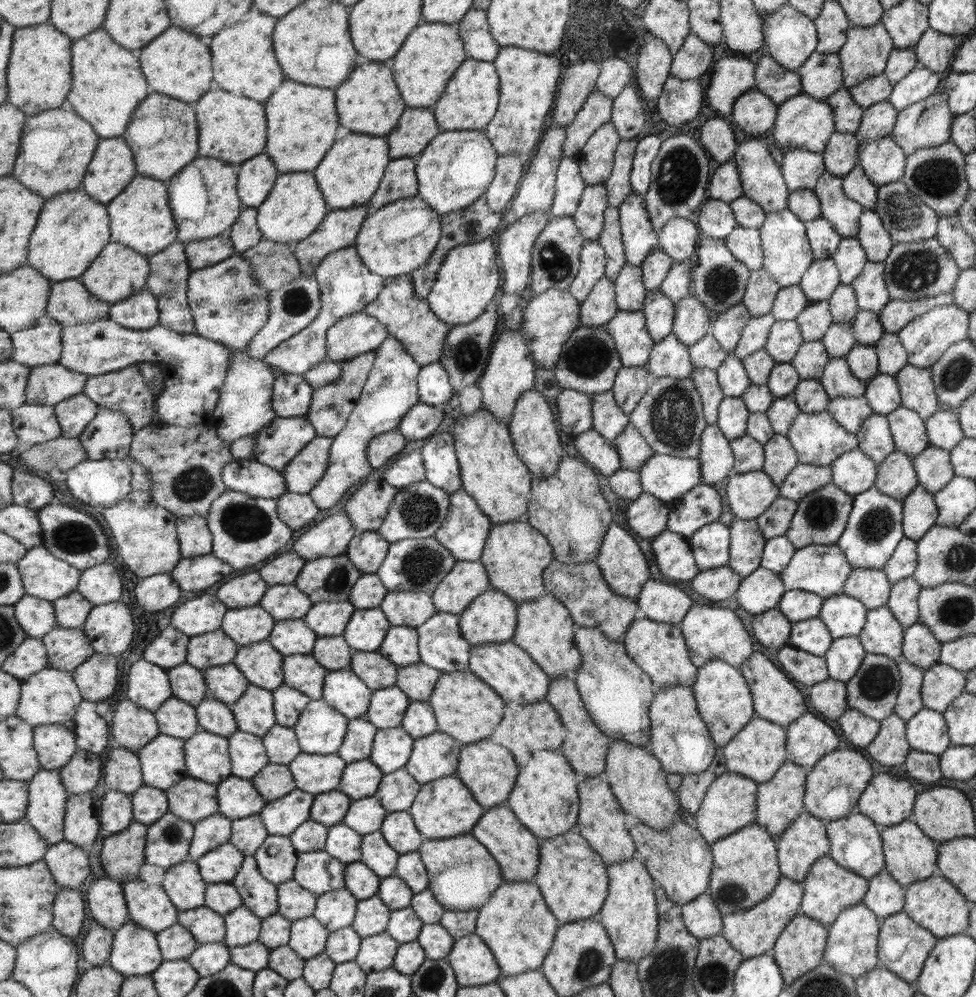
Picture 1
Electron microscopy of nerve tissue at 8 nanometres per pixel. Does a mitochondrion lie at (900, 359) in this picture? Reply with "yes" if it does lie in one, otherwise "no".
no

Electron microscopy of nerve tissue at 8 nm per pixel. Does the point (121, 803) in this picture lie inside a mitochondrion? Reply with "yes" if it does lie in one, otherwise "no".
no

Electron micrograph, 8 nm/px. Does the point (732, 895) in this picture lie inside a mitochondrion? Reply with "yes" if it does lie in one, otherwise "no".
yes

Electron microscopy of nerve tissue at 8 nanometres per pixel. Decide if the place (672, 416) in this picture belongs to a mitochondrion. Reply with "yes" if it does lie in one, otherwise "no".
yes

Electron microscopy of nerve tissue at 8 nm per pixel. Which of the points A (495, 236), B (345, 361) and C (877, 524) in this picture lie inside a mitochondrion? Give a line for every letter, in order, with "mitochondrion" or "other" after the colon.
A: other
B: other
C: mitochondrion

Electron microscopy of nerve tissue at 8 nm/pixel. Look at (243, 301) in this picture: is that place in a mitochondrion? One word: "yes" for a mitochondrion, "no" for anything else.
yes

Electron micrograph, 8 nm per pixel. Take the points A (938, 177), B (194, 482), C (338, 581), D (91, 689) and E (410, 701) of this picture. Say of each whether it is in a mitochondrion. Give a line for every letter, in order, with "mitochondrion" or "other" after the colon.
A: mitochondrion
B: mitochondrion
C: mitochondrion
D: other
E: other

